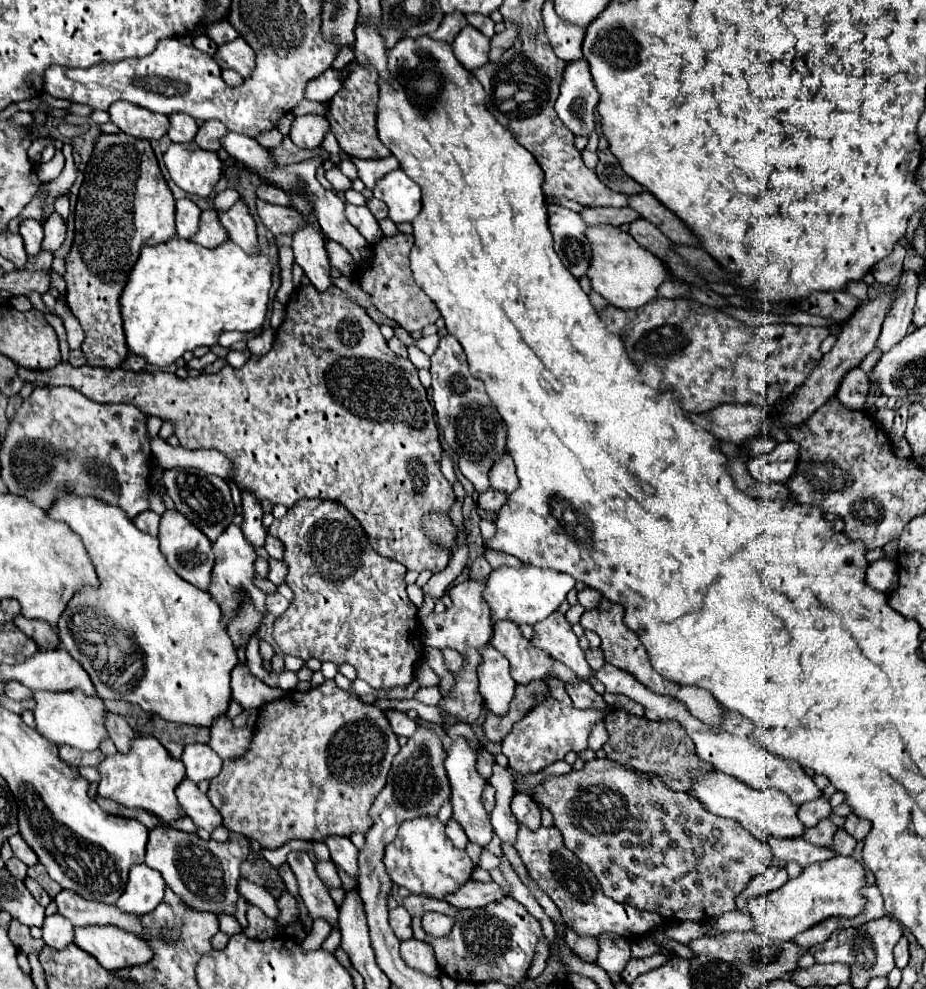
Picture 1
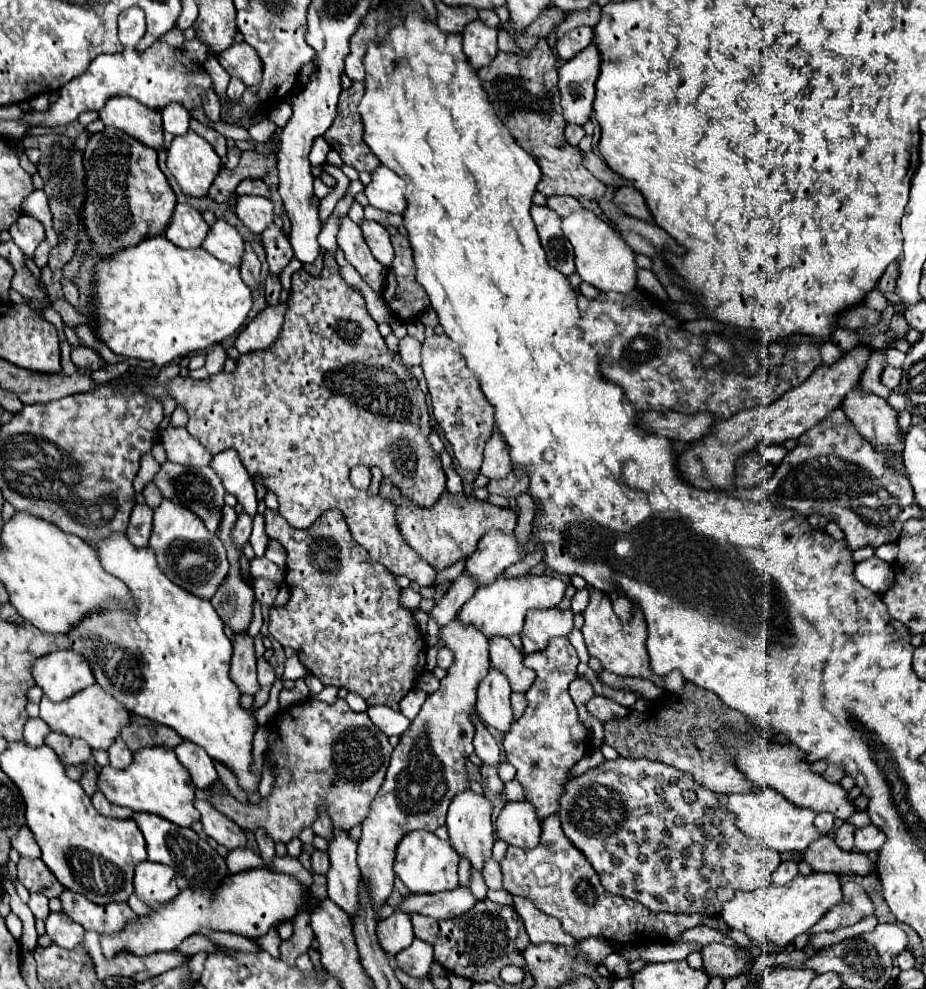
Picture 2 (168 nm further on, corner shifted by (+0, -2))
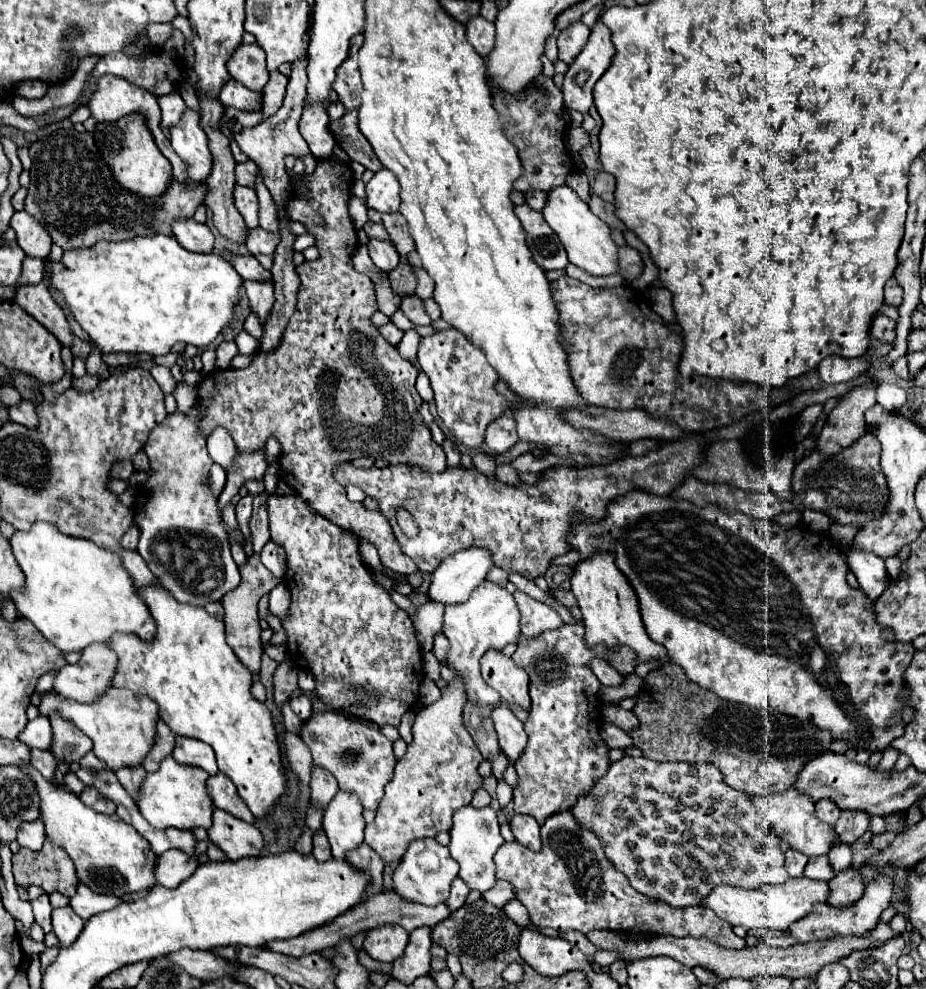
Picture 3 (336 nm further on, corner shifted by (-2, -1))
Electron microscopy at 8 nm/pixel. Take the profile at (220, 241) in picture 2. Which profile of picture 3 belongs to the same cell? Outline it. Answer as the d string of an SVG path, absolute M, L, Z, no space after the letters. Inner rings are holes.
M232 256L230 264L244 280L272 280L272 274L264 270L254 256Z

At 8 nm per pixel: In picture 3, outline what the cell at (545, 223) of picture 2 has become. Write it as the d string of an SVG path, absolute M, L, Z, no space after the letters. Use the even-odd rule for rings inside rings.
M528 204L516 206L516 216L526 230L526 242L534 254L534 260L544 266L544 270L564 270L568 266L566 250L556 238L556 232L544 222L542 214Z

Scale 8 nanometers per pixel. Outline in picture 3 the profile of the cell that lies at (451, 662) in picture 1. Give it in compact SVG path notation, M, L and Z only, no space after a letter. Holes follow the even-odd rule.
M438 634L438 636L434 638L434 648L432 648L434 656L436 656L440 662L446 662L446 654L448 654L448 650L450 650L450 642L448 642L448 638L446 638L444 634Z

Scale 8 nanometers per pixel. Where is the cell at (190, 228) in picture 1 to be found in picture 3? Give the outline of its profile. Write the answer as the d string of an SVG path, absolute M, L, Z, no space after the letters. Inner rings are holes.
M178 218L172 224L172 234L178 244L190 252L208 254L214 248L214 234L206 224L200 224L194 218Z

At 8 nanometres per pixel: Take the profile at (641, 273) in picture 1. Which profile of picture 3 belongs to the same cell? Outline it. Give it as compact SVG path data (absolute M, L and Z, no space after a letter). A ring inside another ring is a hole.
M560 186L552 192L548 192L548 202L542 210L544 220L552 226L552 230L556 230L556 234L560 236L566 252L568 252L568 260L586 270L592 276L612 276L618 274L620 268L620 260L618 260L618 246L614 244L612 236L610 236L610 228L606 222L602 222L598 216L594 216L588 208L586 202L582 202L576 192L568 186Z

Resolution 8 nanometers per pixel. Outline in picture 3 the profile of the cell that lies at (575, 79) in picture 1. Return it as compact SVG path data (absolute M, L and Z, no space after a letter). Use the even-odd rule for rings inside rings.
M596 22L586 46L570 64L564 76L562 94L566 108L576 110L580 114L586 114L590 110L592 88L600 80L600 76L608 70L612 56L614 44L610 42L610 30L602 22Z

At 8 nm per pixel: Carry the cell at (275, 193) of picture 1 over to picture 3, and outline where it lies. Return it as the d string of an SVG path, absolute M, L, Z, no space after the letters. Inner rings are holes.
M248 160L248 162L236 166L236 184L252 188L256 184L256 176L258 176L258 166L254 162Z

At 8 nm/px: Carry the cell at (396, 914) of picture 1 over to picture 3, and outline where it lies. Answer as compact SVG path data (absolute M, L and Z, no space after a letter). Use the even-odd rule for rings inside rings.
M386 924L368 932L364 940L364 950L380 962L394 962L406 950L408 932L402 926Z

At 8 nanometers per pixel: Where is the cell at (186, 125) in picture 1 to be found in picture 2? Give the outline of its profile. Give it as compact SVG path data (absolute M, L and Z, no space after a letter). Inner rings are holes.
M170 103L160 113L162 113L164 131L168 131L172 135L184 135L188 131L190 111L186 107L182 107L180 103Z

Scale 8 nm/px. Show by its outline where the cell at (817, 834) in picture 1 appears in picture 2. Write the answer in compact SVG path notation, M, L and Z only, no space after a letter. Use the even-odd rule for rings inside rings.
M818 813L816 819L814 819L814 825L818 827L818 831L822 835L828 835L828 831L834 827L834 815L830 815L830 813Z

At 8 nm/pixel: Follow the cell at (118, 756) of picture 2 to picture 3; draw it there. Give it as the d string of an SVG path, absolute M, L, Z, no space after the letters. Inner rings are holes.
M124 766L122 770L116 770L116 776L120 780L120 784L128 790L130 796L136 796L136 790L140 788L146 770L142 766Z

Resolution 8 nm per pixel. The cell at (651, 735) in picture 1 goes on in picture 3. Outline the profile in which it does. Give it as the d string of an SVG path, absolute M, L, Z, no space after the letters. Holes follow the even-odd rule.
M668 664L646 676L632 712L640 724L636 730L628 730L628 736L642 756L664 762L714 764L728 786L748 796L788 790L798 770L808 760L828 752L832 744L830 734L812 724L802 724L774 710L756 710L718 698L690 682L678 664Z

